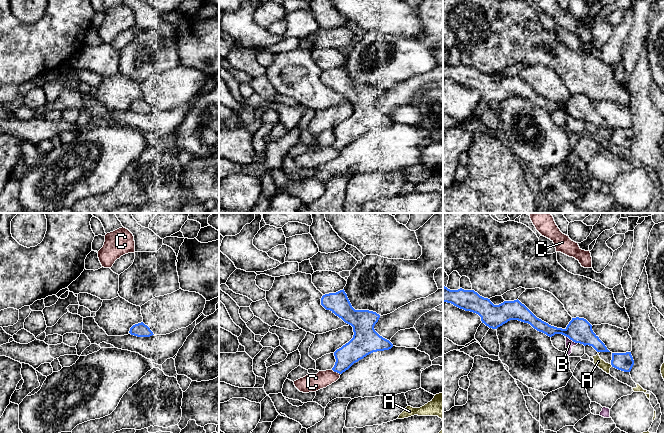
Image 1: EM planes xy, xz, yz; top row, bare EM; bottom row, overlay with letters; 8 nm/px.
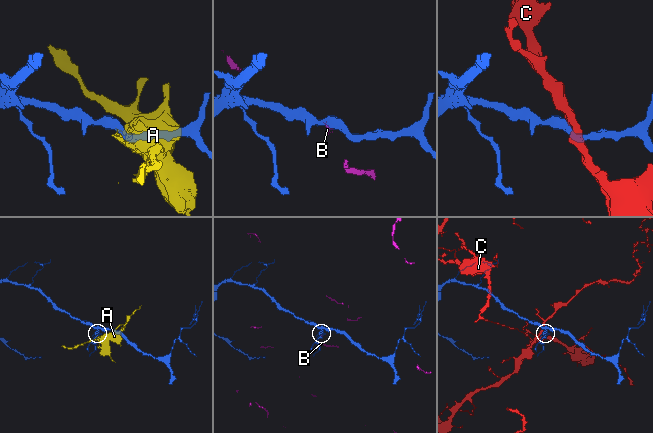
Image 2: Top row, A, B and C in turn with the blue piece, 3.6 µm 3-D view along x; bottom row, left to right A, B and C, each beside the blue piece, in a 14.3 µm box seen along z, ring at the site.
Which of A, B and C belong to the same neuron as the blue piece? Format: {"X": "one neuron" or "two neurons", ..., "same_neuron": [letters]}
{"A": "two neurons", "B": "two neurons", "C": "two neurons", "same_neuron": []}

